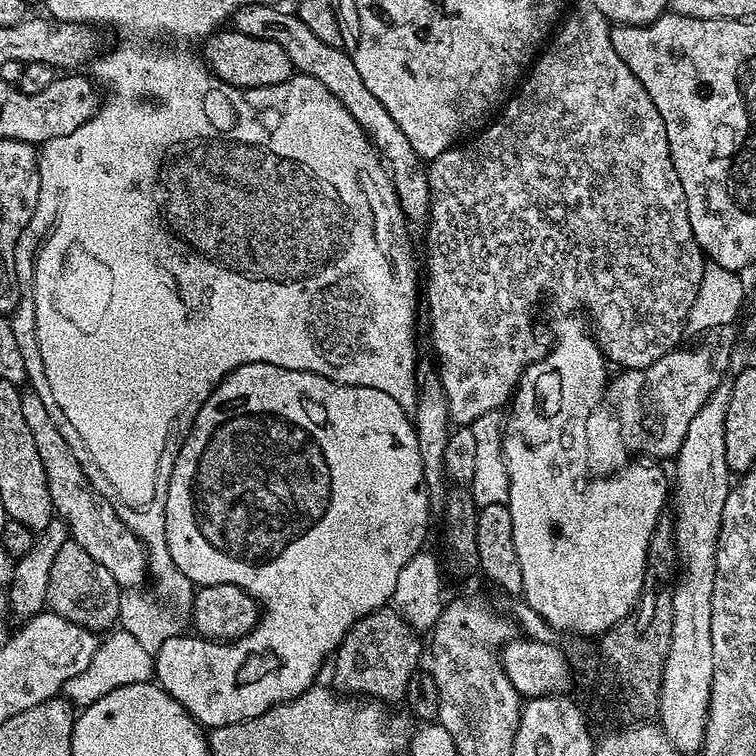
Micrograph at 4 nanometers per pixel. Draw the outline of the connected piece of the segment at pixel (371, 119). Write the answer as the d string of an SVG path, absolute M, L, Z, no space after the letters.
M241 3L240 8L232 14L230 24L235 31L250 34L250 38L278 42L278 46L286 50L293 69L297 73L318 78L318 82L322 82L322 86L326 86L326 90L330 90L330 94L334 94L334 98L338 98L338 102L342 102L342 106L350 110L354 122L362 126L362 130L372 141L373 148L379 152L381 160L384 161L391 175L392 185L400 200L403 219L413 220L414 223L423 225L428 220L428 203L430 202L428 173L418 163L414 146L406 142L406 134L398 130L398 122L394 122L394 118L386 114L386 106L382 106L382 102L378 102L378 98L374 98L374 94L366 90L366 82L362 82L362 74L358 74L358 66L354 66L354 62L348 57L343 47L326 46L326 42L321 42L306 27L306 22L302 22L302 18L296 16L295 11L283 12L272 4Z

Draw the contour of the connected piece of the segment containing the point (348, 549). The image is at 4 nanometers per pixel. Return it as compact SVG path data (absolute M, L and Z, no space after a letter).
M250 362L249 364L238 366L233 372L229 372L219 384L215 385L210 394L210 398L206 398L204 405L195 409L191 420L192 429L189 430L188 437L184 440L184 445L179 445L176 464L173 466L172 477L169 480L169 492L166 494L166 544L169 547L170 558L173 559L174 566L183 574L186 574L194 585L233 584L249 592L262 609L261 618L254 626L254 630L248 633L247 636L242 637L241 640L229 640L227 642L217 642L203 638L191 638L192 640L187 640L183 634L180 634L173 639L163 642L162 648L154 655L155 683L164 688L166 694L170 694L170 698L177 700L179 704L196 719L197 724L203 726L205 729L211 730L213 728L221 728L222 726L230 726L234 722L242 722L246 718L258 718L258 714L262 714L282 702L298 698L298 694L302 694L317 683L316 675L319 674L320 667L324 664L324 659L326 659L327 656L329 659L329 657L333 655L334 650L339 648L340 643L346 638L346 634L350 629L352 629L359 620L366 618L366 614L370 614L374 610L385 607L385 605L391 601L392 595L394 594L394 586L398 586L398 574L402 571L402 566L406 566L406 562L410 562L410 558L414 558L414 554L425 547L424 539L428 536L428 516L430 517L430 509L428 506L428 489L424 487L422 454L418 450L418 438L416 437L416 426L413 417L409 415L402 406L398 406L398 402L394 402L394 398L390 398L390 394L386 394L382 390L374 390L370 386L339 384L338 382L327 380L325 376L319 376L313 372L286 370L282 366L274 366L266 362Z

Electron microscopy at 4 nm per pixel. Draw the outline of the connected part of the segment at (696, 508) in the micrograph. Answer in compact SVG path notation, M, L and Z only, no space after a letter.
M727 383L718 386L718 390L714 390L714 394L706 402L706 406L702 406L702 410L698 410L698 414L688 416L684 432L682 428L682 439L680 449L674 458L676 464L676 480L674 476L674 491L671 493L671 503L676 503L676 541L674 547L678 557L678 579L675 581L676 588L671 589L673 596L673 634L670 635L670 650L664 655L664 669L662 670L662 686L660 687L660 707L658 709L658 727L666 734L666 738L676 749L677 753L692 752L699 753L704 747L704 731L706 730L706 722L708 721L708 703L710 702L710 686L714 676L714 646L710 642L710 610L712 609L712 599L714 598L714 570L716 569L716 547L718 546L718 534L722 526L722 506L726 506L726 498L730 487L730 473L726 466L726 408L730 406L731 387Z

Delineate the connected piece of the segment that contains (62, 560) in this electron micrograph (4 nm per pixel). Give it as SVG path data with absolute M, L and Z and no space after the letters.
M71 543L64 544L62 550L58 550L48 579L46 606L49 611L75 625L95 632L106 632L119 621L122 595L120 584L110 570L91 558L86 550Z

